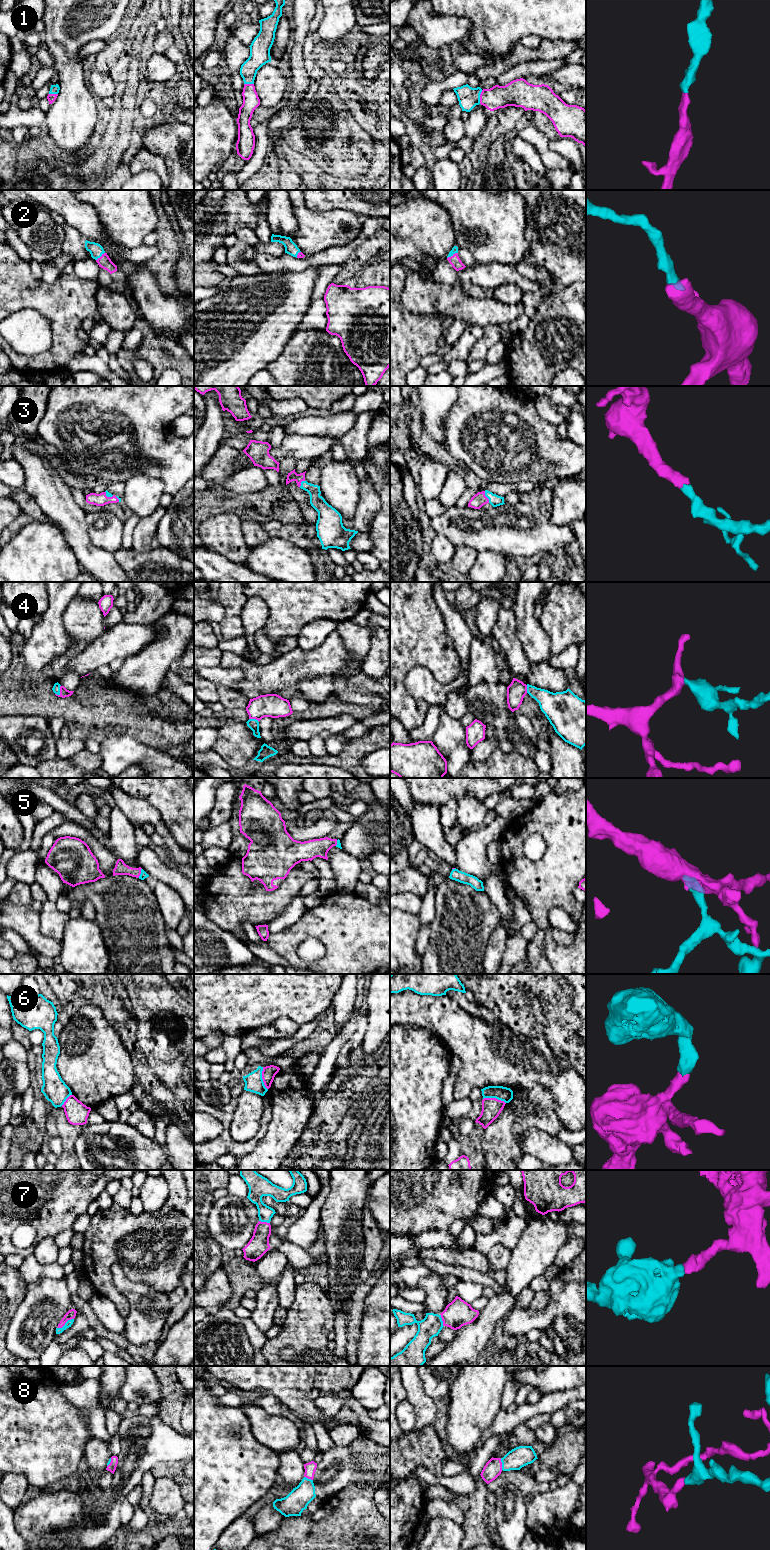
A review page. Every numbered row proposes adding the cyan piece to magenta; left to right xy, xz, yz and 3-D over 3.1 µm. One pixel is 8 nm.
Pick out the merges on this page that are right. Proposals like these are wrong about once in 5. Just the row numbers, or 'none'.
1, 2, 3, 4, 5, 7, 8

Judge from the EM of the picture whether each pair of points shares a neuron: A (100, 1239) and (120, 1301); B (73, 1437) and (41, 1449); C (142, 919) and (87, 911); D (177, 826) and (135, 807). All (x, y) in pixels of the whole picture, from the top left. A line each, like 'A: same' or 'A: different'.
A: same
B: same
C: different
D: different

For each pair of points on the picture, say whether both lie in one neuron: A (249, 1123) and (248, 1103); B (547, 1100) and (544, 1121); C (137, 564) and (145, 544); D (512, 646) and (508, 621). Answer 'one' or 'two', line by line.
A: one
B: one
C: two
D: one

